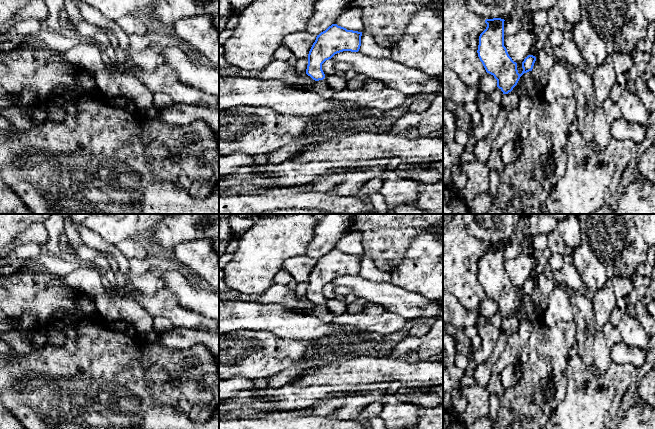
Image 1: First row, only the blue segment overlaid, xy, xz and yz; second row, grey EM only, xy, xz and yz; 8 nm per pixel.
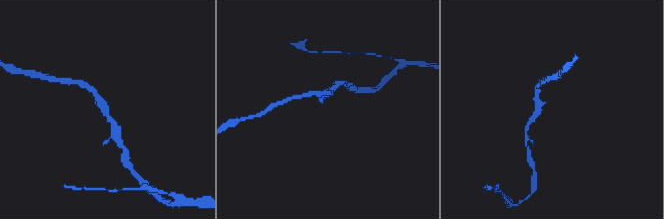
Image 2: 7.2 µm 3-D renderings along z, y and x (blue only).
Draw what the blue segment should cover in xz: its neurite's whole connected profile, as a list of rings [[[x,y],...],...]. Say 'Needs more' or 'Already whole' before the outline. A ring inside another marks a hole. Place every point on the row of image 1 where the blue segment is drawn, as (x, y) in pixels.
Already whole. [[[332,24],[325,31],[317,35],[308,54],[306,74],[313,80],[325,78],[322,64],[335,54],[343,51],[358,52],[361,46],[362,32],[347,30]]]

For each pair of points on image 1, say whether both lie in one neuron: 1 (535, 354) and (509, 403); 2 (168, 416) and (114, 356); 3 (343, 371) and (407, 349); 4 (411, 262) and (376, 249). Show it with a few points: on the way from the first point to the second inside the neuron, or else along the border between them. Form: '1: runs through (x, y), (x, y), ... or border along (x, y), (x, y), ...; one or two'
1: runs through (535, 366), (535, 377), (521, 391); one
2: border along (183, 412), (168, 406), (154, 406), (142, 415); two
3: border along (387, 355), (411, 362); two
4: border along (414, 238), (403, 259), (390, 272); two

